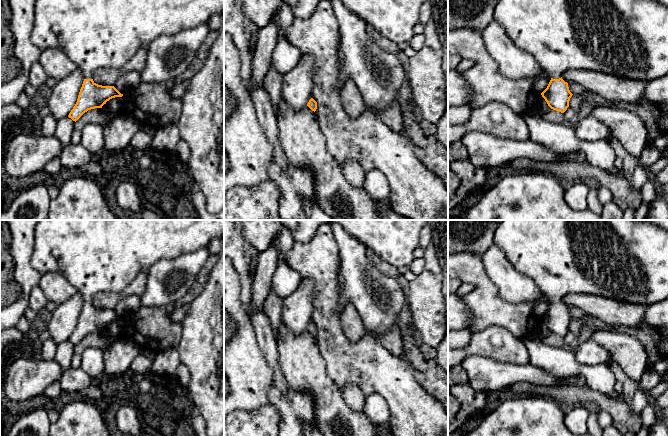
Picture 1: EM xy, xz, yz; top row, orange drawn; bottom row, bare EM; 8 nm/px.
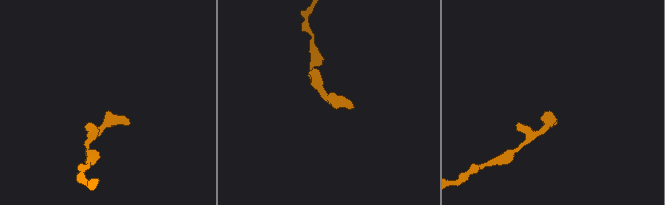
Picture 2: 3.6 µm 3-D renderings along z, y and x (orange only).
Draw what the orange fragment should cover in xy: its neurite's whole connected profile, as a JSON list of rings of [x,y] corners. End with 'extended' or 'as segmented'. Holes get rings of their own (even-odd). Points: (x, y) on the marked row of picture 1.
[[[37,0],[31,41],[41,51],[48,48],[62,50],[84,73],[77,102],[68,115],[76,122],[88,110],[102,108],[110,99],[123,96],[114,86],[96,84],[92,79],[96,70],[121,68],[139,48],[147,48],[157,37],[206,24],[212,15],[223,12],[224,0]]]; extended

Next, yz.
[[[499,0],[494,9],[493,20],[503,26],[516,47],[530,53],[551,77],[547,88],[541,95],[551,109],[561,113],[567,110],[573,95],[569,90],[568,83],[562,79],[562,74],[569,69],[600,71],[625,79],[646,82],[668,75],[668,7],[655,0]]]; extended

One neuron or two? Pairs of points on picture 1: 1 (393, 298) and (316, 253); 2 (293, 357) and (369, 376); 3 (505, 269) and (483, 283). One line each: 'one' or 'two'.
1: two
2: two
3: two

